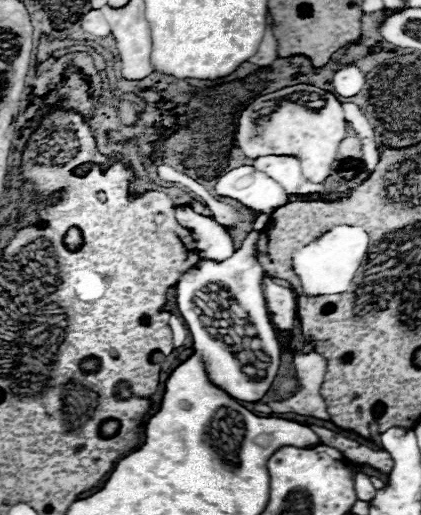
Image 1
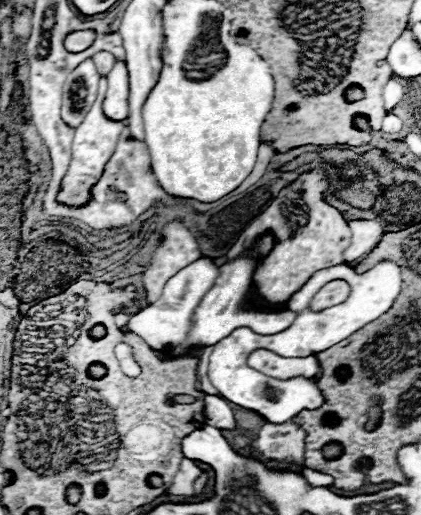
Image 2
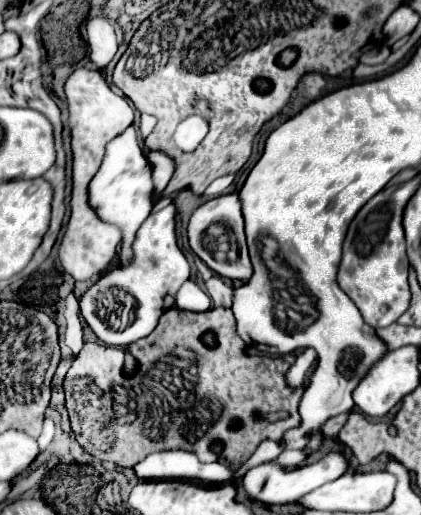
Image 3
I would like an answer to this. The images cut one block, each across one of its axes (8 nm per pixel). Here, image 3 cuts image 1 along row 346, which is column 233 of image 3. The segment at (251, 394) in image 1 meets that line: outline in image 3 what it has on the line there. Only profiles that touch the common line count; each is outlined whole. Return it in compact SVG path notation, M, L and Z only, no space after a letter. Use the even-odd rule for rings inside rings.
M224 194L212 198L192 214L188 224L188 240L196 256L204 260L206 266L214 270L218 276L248 282L252 276L252 264L246 248L246 236L240 228L240 218L242 218L242 210L236 194Z

